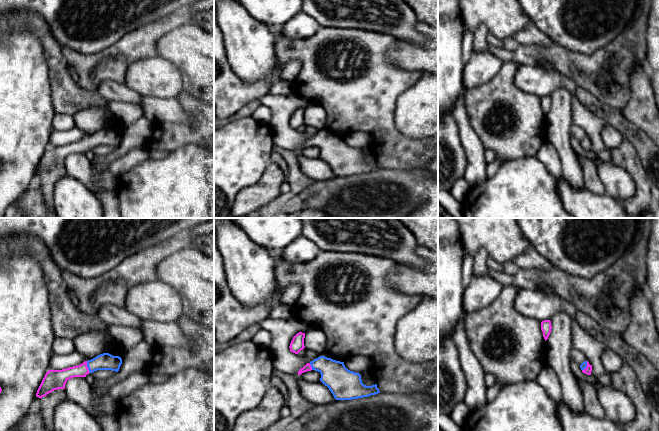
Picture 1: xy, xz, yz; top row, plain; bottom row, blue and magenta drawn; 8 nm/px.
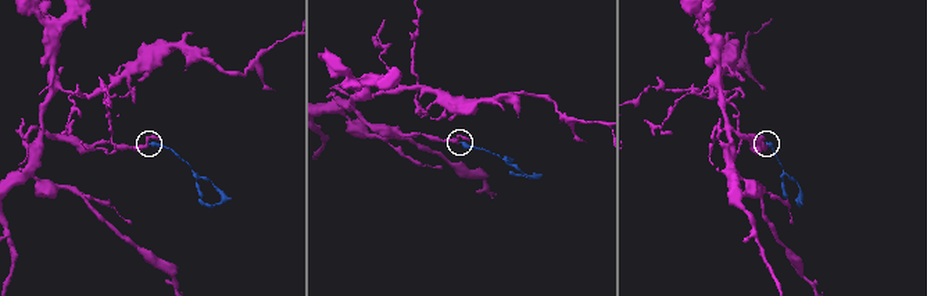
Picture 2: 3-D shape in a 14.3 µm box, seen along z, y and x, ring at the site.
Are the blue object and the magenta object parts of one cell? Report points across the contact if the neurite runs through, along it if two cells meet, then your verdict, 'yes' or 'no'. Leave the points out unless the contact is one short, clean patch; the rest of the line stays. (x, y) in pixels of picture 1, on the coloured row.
way xy (105, 361), (87, 366), (59, 378); yes

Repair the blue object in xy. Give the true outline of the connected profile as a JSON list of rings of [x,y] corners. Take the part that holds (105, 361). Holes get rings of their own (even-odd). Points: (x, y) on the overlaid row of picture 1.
[[[103,353],[77,366],[62,370],[49,370],[37,390],[36,397],[42,399],[54,390],[65,389],[66,382],[73,377],[86,377],[87,374],[97,370],[118,372],[121,364],[121,357]]]

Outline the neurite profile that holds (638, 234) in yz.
[[[638,218],[636,234],[635,234],[635,237],[633,239],[633,242],[632,242],[632,245],[629,249],[629,251],[634,248],[634,246],[639,242],[639,240],[642,236],[642,224],[643,224],[643,218]]]

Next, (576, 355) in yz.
[[[575,348],[571,350],[571,358],[579,365],[587,361],[585,355],[580,350]]]

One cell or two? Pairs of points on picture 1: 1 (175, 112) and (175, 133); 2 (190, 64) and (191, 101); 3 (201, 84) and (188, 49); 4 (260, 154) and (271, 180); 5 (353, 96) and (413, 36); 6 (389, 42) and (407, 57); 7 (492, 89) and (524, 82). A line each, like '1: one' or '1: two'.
1: two
2: two
3: one
4: two
5: two
6: two
7: two

